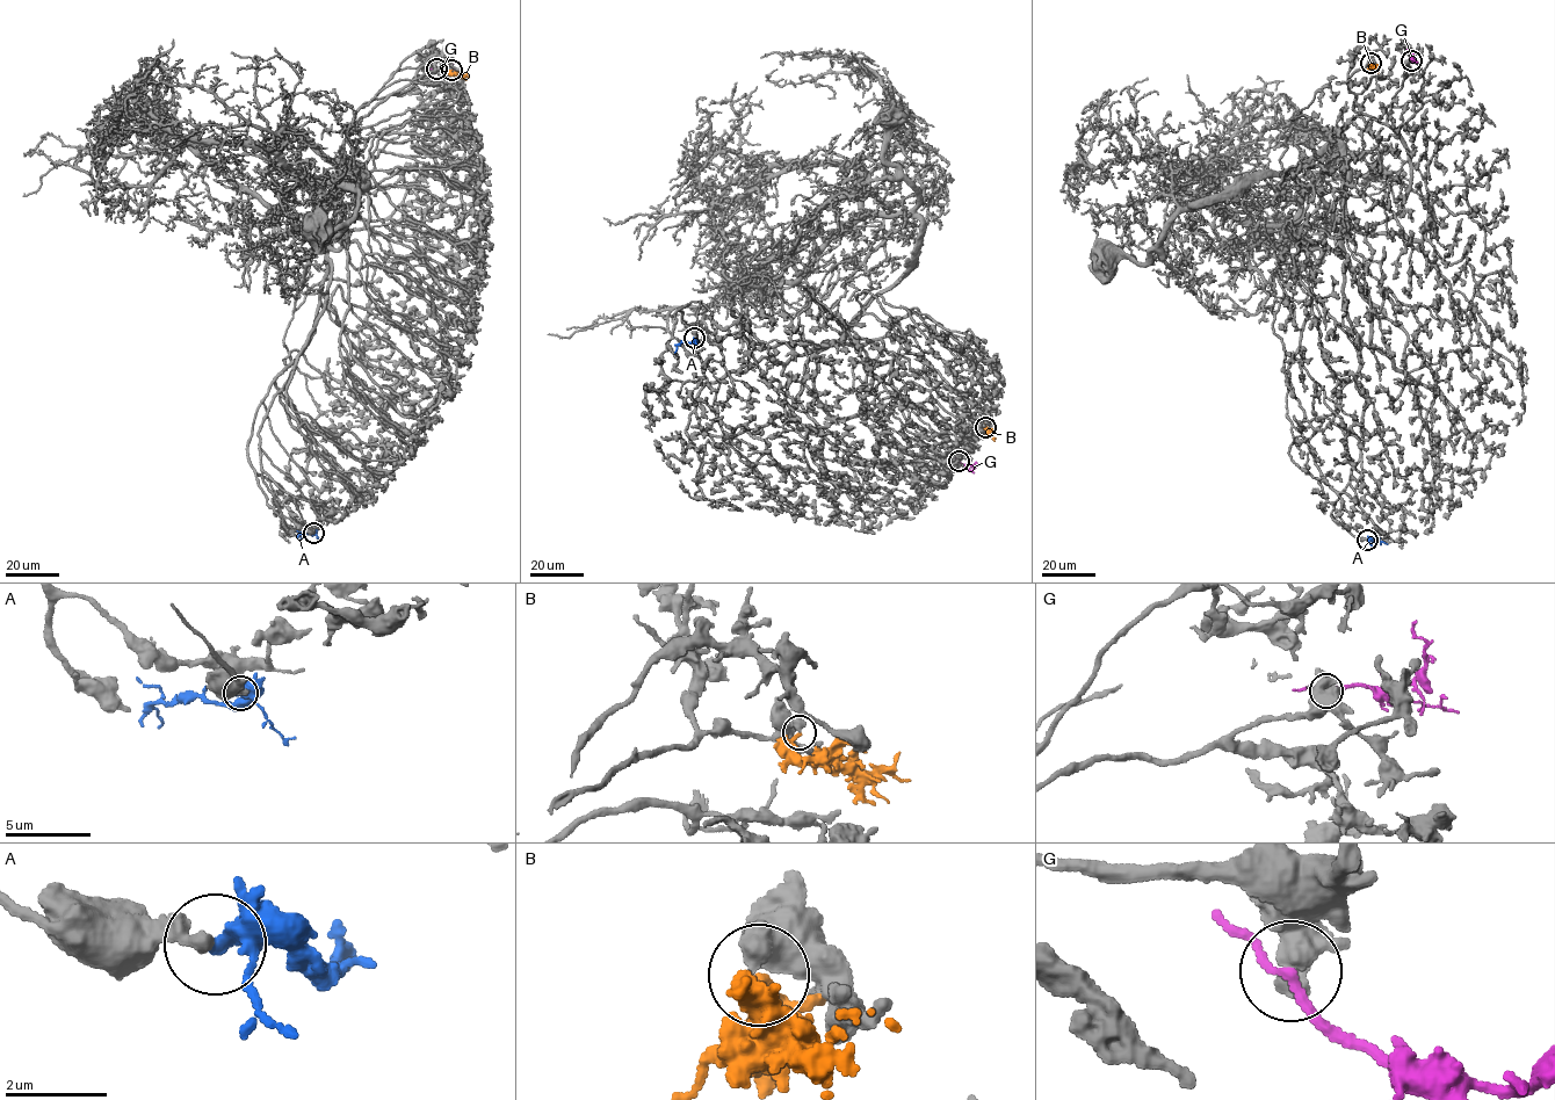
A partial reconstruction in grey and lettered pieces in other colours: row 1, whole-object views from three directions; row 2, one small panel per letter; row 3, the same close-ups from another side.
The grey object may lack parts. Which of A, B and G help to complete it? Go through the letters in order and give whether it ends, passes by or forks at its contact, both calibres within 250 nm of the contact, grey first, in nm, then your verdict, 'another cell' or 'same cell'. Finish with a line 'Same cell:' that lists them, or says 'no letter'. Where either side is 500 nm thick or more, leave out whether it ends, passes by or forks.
A: it passes by; 320 nm thick on the grey side, 320 nm on the other; another cell
B: 550 nm thick on the grey side, 180 nm on the other; another cell
G: it passes by; 360 nm thick on the grey side, 150 nm on the other; another cell
Same cell: no letter

